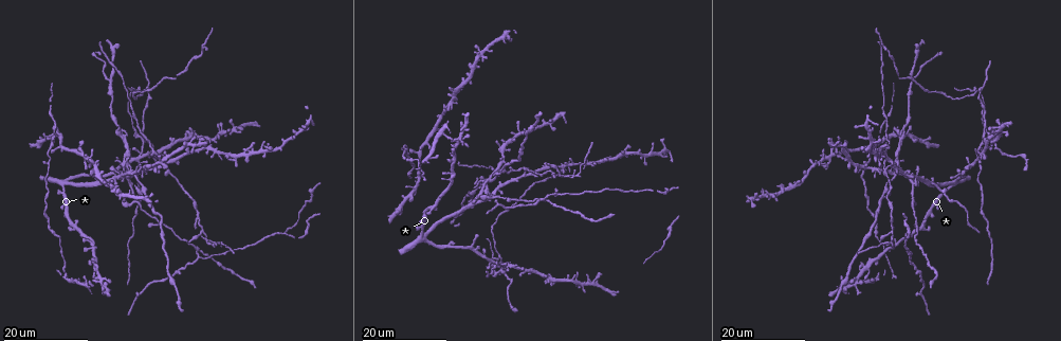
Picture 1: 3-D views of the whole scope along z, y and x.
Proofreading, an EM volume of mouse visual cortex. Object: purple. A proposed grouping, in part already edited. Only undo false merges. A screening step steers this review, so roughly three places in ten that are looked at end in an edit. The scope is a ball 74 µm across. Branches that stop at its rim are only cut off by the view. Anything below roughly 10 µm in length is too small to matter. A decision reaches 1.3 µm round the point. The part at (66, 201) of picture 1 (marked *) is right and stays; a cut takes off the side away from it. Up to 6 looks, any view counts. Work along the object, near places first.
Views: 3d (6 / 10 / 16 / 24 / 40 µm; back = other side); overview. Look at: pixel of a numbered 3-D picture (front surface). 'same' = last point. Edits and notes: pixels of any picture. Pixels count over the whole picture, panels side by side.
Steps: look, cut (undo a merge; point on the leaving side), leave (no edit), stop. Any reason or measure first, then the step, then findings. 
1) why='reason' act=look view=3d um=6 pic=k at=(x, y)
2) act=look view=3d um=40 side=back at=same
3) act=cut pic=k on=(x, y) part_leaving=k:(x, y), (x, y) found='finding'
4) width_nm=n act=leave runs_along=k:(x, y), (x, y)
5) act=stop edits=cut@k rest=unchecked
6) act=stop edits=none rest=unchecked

why='thin arm on a thick one' act=look view=3d um=24 pic=1 at=(892, 220)

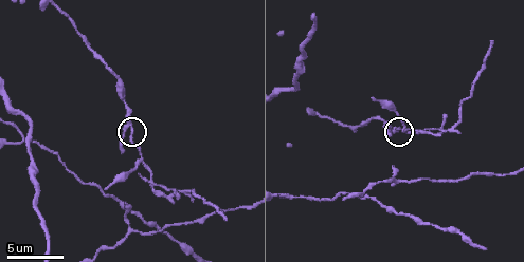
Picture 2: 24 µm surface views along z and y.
act=look view=3d um=10 pic=2 at=(131, 128)

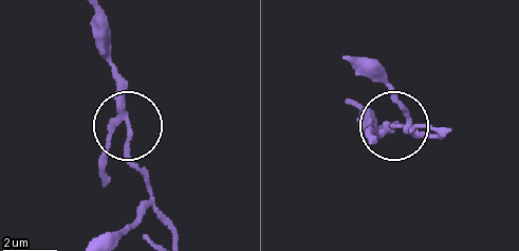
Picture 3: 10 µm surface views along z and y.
arms=3 act=cut pic=3 on=(127, 153) part_leaving=3:(122, 115), (131, 161), (174, 236) found='a second cell is stuck on'

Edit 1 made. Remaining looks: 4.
act=look view=overview

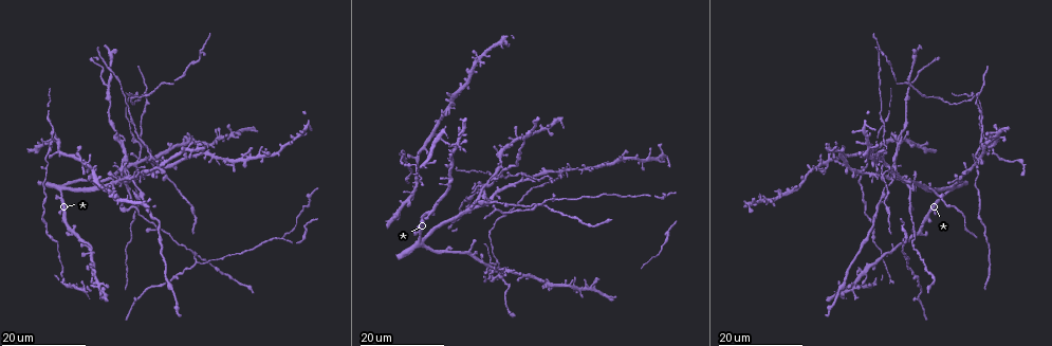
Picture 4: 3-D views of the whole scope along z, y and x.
why='four or more arms meet' act=look view=3d um=16 pic=4 at=(137, 165)

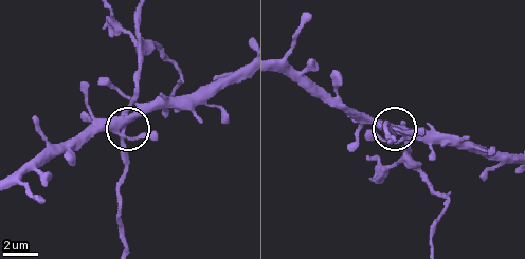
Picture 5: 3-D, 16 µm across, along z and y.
act=look view=3d um=6 pic=5 at=(124, 130)

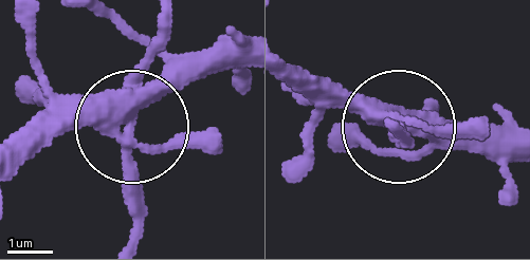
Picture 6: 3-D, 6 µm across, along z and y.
arms=4 act=leave runs_along=6:(19, 164), (87, 126), (129, 129), (132, 239) found='continuous, no second cell'

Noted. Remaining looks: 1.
act=stop edits=cut@3 rest=unchecked

